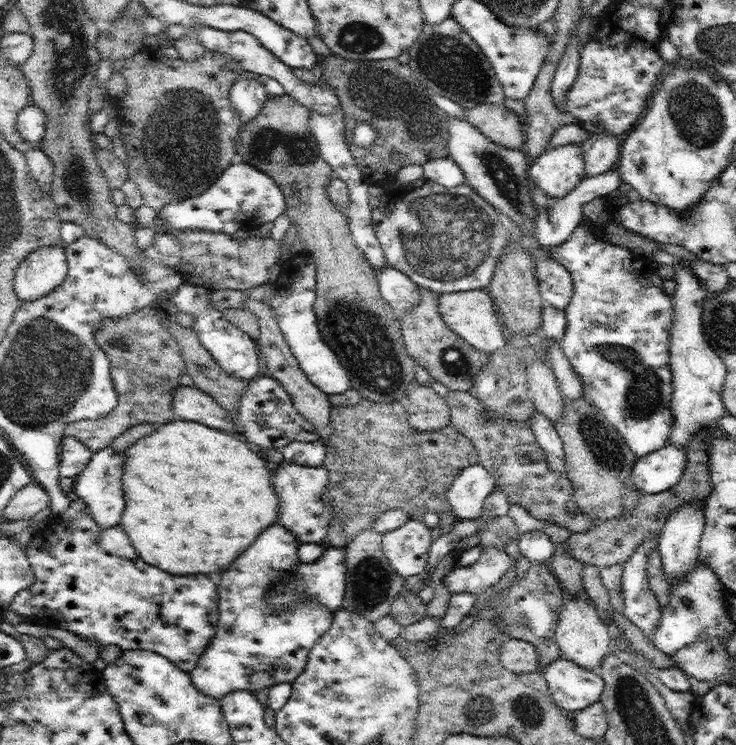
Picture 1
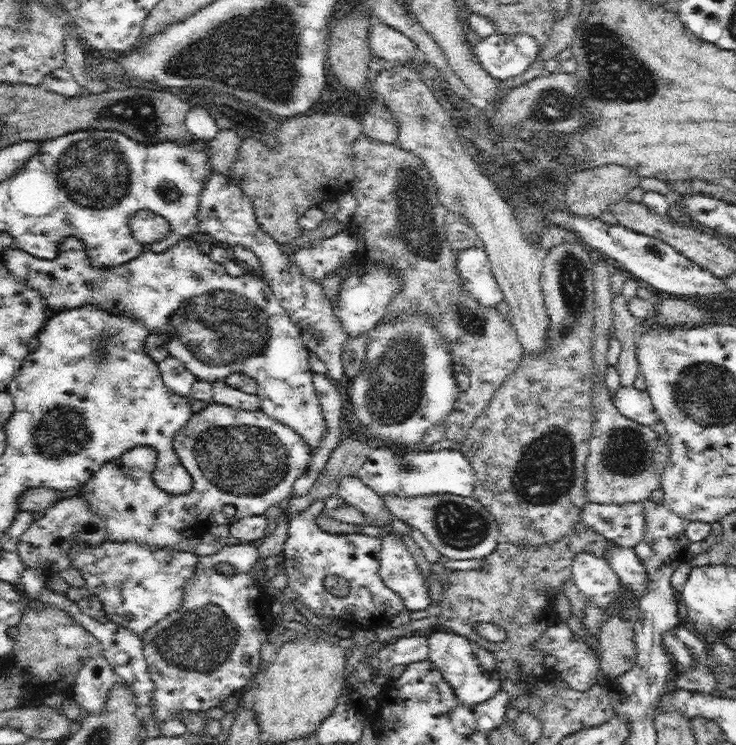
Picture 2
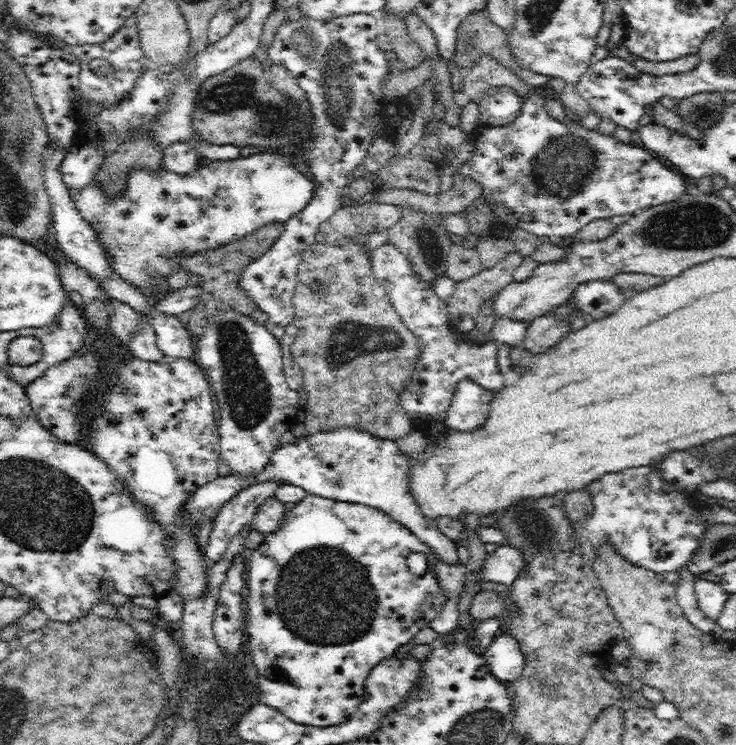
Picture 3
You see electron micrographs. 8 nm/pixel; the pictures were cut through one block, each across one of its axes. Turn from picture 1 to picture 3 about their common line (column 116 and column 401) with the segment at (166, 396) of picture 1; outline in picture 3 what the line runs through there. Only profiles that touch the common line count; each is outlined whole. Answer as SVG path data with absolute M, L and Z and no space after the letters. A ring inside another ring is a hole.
M362 240L350 241L344 246L336 246L332 244L320 244L315 242L311 244L302 256L297 270L297 282L294 288L294 296L292 296L292 304L294 305L294 320L293 325L297 328L297 336L294 338L293 346L291 347L291 354L294 362L301 368L303 372L304 388L307 390L308 399L304 410L307 411L304 420L305 432L314 434L320 431L331 431L339 429L340 427L358 427L366 429L368 433L383 439L390 439L396 441L407 434L410 434L414 429L412 421L408 417L406 409L400 405L400 392L404 390L404 384L410 382L412 374L416 372L416 360L420 358L421 348L419 347L418 337L405 325L397 310L393 307L392 302L389 301L386 289L380 285L376 280L372 267L370 264L371 253L366 249L366 245ZM313 282L318 283L320 290L314 292L311 289Z

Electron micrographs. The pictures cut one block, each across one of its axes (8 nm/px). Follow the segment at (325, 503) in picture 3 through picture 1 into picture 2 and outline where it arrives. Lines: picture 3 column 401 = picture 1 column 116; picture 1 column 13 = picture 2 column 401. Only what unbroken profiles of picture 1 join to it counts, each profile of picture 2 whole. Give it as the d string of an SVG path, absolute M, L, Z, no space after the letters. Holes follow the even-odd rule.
M318 503L310 505L306 510L293 513L287 513L287 505L284 504L283 507L289 520L289 529L282 558L286 562L286 573L288 573L288 570L292 572L292 568L294 568L294 572L290 576L294 576L294 574L296 576L288 578L288 585L282 592L292 603L296 599L300 599L316 615L336 619L351 630L374 631L376 628L389 627L393 618L406 607L404 607L401 598L395 592L389 590L379 576L380 550L382 550L381 537L372 537L362 533L332 534L323 531L314 520L321 511L321 505ZM333 575L348 581L350 585L348 595L338 597L326 590L323 584L324 579Z

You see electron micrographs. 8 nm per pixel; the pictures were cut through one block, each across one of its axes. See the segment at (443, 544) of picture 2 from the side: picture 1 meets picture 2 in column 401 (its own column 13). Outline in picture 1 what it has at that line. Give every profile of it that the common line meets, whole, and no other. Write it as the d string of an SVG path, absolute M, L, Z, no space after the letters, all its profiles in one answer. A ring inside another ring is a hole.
M35 480L20 489L2 510L5 522L9 520L29 520L40 510L50 506L49 494Z

